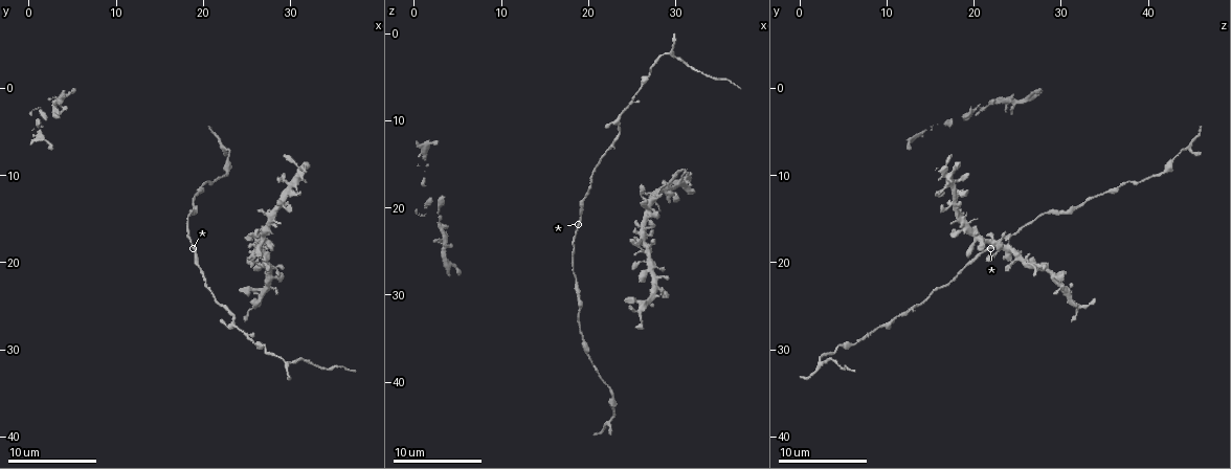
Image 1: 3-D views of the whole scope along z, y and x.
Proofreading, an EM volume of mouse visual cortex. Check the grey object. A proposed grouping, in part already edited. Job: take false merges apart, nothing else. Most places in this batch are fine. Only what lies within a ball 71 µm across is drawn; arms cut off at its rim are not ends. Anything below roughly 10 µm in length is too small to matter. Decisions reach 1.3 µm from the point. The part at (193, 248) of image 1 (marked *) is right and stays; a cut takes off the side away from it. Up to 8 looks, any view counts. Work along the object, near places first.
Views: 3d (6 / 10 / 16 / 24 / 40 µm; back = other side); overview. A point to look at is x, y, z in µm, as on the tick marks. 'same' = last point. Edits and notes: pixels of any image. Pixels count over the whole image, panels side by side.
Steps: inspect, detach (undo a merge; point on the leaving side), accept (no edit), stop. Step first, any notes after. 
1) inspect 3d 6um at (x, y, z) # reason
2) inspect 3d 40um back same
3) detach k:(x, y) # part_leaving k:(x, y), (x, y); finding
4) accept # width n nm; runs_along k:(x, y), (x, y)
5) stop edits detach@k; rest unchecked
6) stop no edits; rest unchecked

inspect 3d 16um at (22.4, 24.8, 13.2) # three arms meet

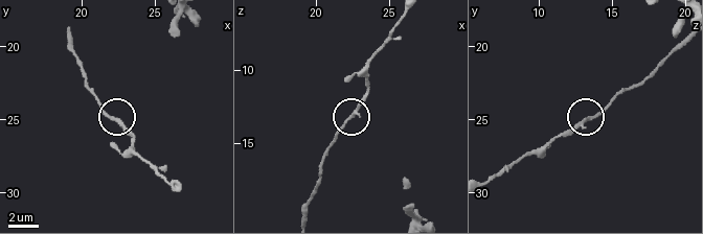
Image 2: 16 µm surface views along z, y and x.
accept # runs_along 2:(302, 213), (327, 146), (368, 91); all the same neuron

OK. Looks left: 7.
inspect 3d 10um at (18.6, 14.4, 27.6)

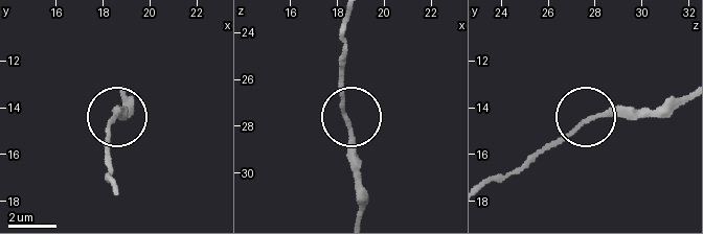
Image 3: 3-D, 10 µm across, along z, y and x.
accept # runs_along 3:(346, 19), (344, 109), (356, 179); continuous, no second neuron

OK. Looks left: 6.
inspect 3d 6um at (22.6, 10.2, 41.2)

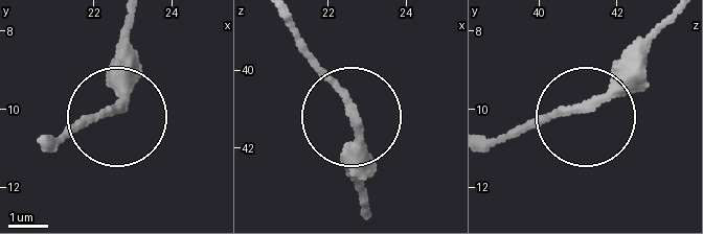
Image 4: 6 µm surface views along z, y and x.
accept # width 200 nm; runs_along 4:(491, 138), (581, 112), (658, 31); one neuron here

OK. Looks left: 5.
inspect 3d 16um at (19.4, 11.8, 35.0) # thick turns thin

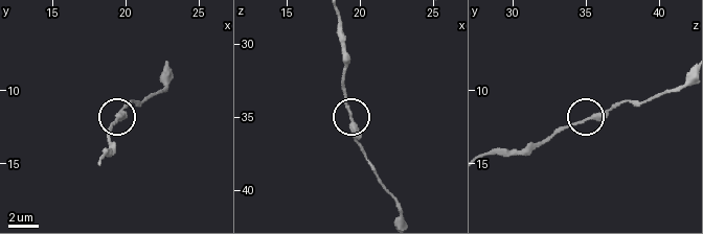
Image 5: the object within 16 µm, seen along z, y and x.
accept # runs_along 5:(488, 155), (536, 147), (562, 130), (617, 107); all the same neuron

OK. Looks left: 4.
stop no edits; rest unchecked

